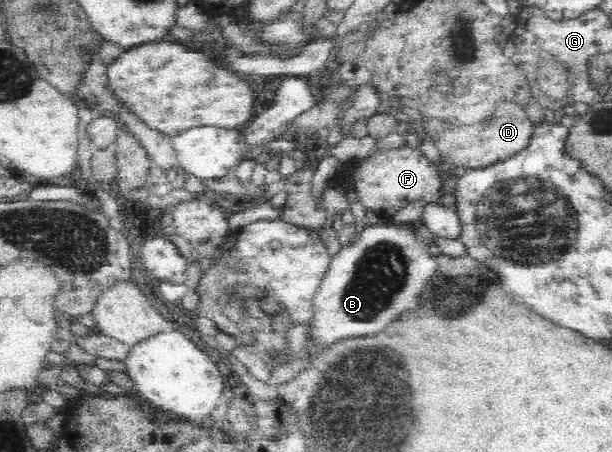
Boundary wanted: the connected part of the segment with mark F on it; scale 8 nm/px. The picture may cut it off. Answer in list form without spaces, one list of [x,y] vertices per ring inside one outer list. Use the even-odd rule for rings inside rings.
[[[404,146],[385,151],[373,150],[364,160],[341,165],[333,180],[337,180],[345,191],[353,191],[369,215],[384,219],[421,197],[425,203],[438,203],[443,197],[443,177],[439,168],[440,165],[429,161],[420,149]]]

